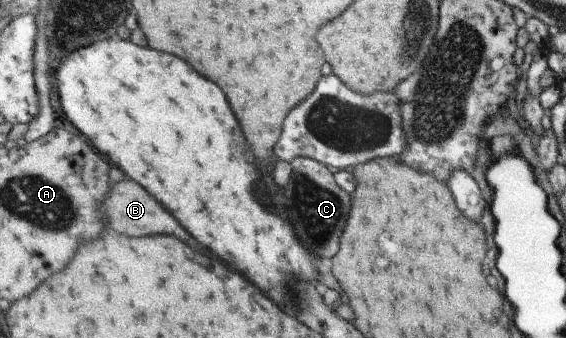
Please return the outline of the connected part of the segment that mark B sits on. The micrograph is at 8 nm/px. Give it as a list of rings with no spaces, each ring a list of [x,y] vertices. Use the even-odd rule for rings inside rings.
[[[124,179],[118,183],[112,183],[112,191],[107,193],[107,198],[104,200],[102,211],[104,217],[108,221],[108,227],[114,231],[120,231],[124,235],[132,235],[132,237],[146,237],[146,235],[160,235],[160,233],[168,233],[174,235],[176,229],[176,237],[190,241],[190,233],[176,221],[174,215],[170,215],[144,187],[140,187],[138,183]]]

